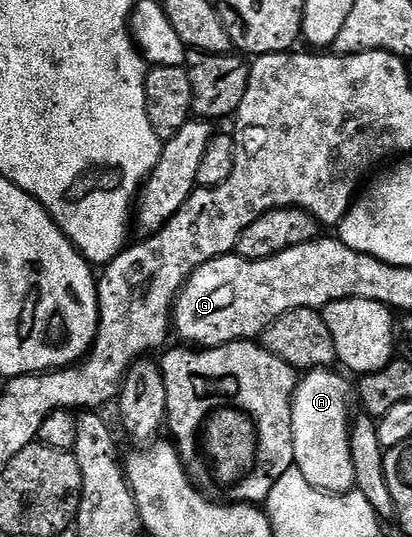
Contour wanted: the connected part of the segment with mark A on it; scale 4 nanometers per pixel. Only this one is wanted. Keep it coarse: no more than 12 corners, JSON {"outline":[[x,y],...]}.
{"outline":[[301,375],[294,466],[325,494],[355,489],[352,386]]}

